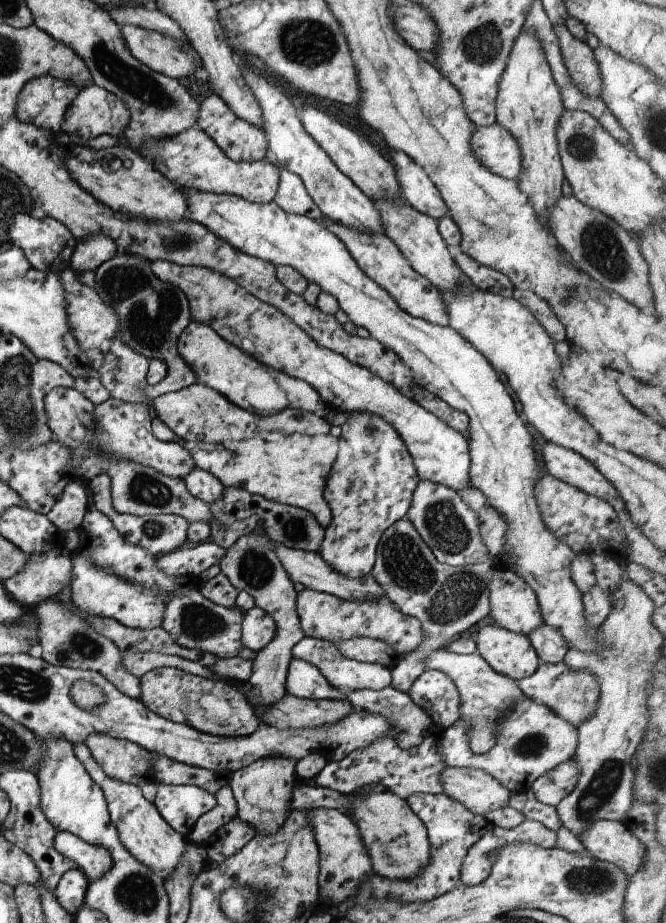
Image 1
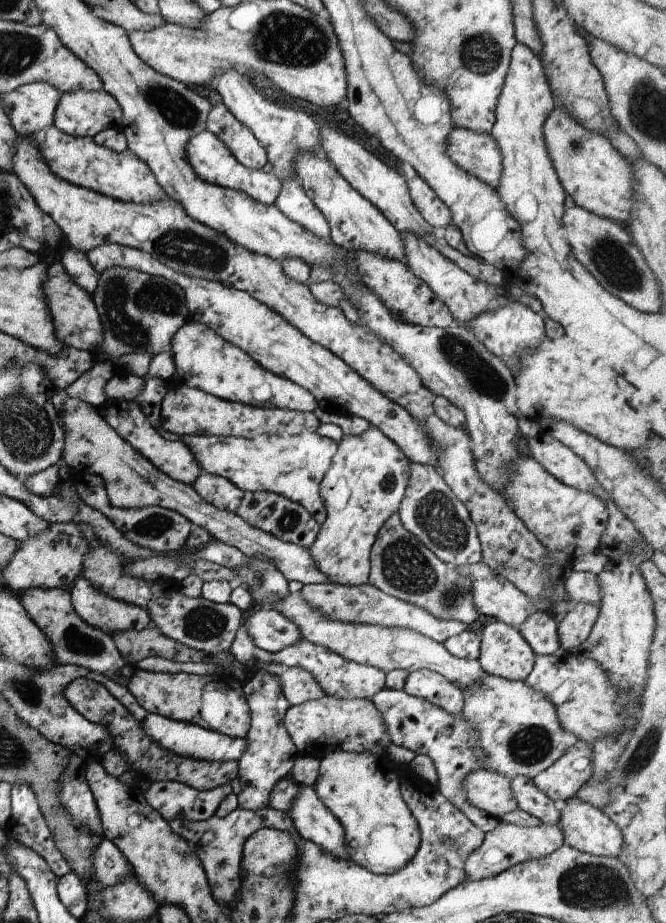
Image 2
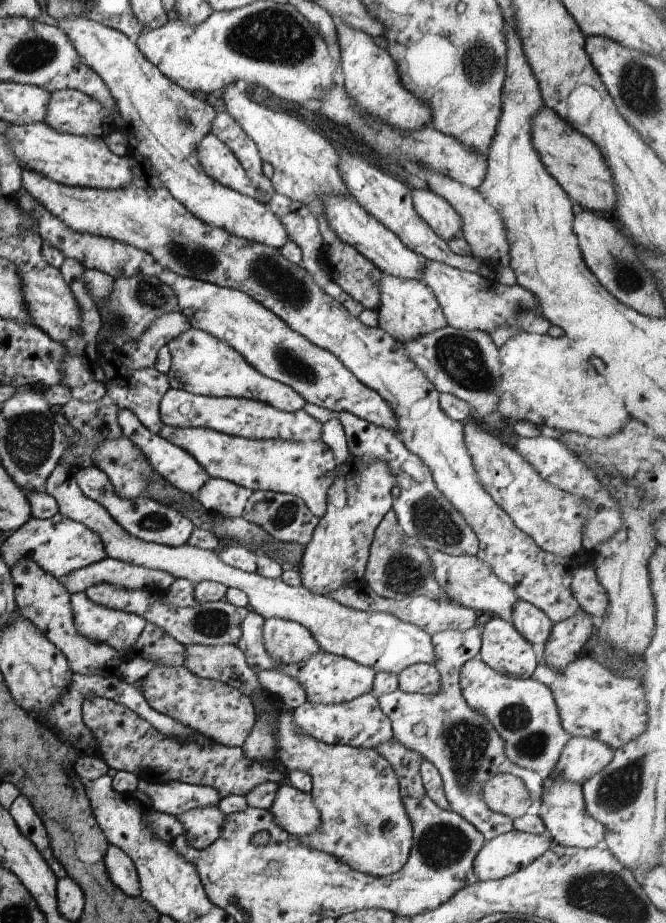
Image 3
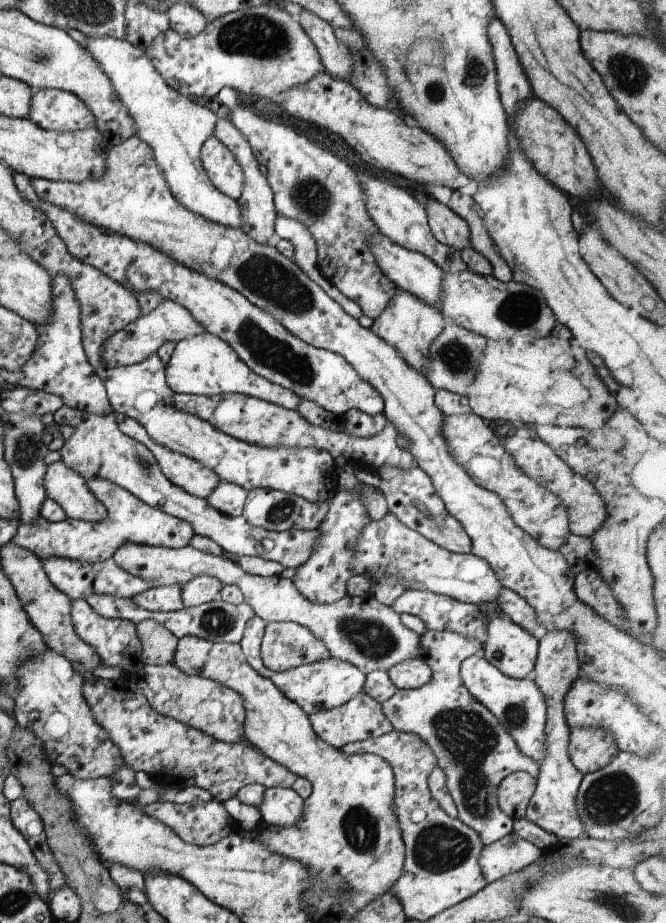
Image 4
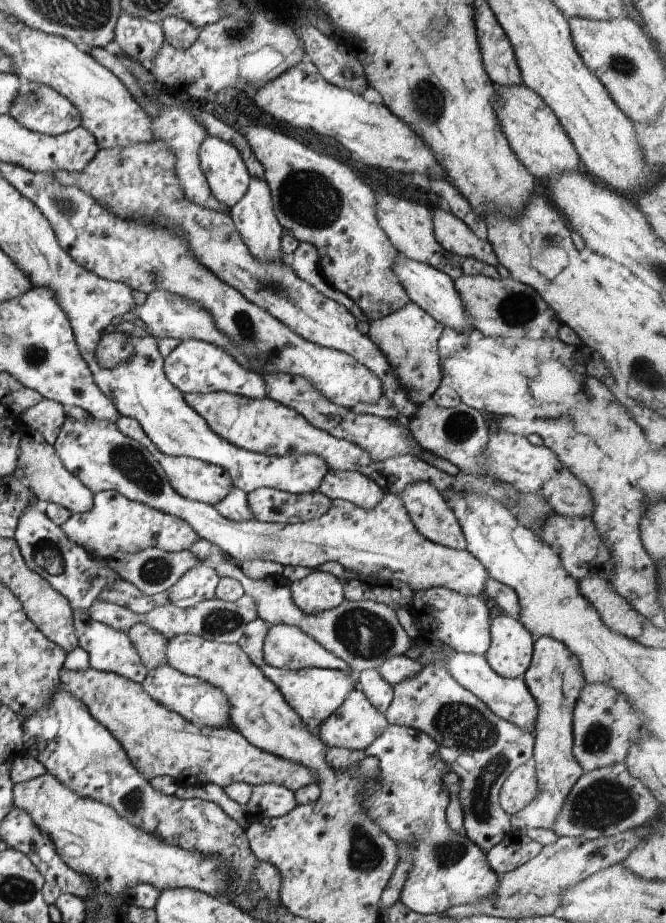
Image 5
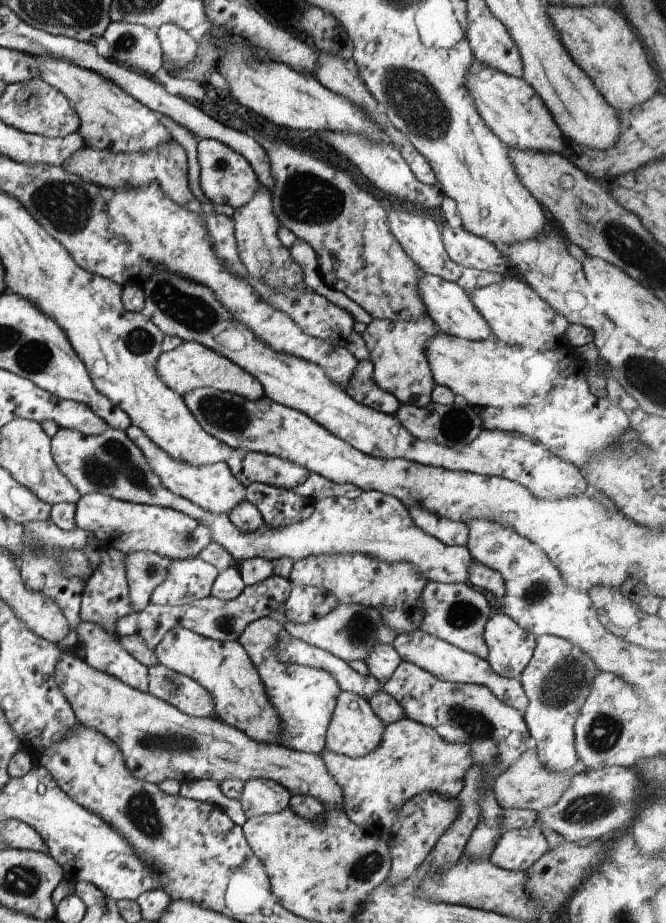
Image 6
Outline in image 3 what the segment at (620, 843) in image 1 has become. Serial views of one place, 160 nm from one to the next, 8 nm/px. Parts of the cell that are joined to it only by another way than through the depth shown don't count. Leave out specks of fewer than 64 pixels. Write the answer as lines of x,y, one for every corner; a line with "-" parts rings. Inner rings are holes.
550,777
544,782
543,798
541,798
536,816
539,816
539,820
543,822
543,827
551,836
554,845
579,849
591,849
601,845
604,840
603,836
605,836
605,828
593,816
587,814
580,785
571,784
559,778
550,780

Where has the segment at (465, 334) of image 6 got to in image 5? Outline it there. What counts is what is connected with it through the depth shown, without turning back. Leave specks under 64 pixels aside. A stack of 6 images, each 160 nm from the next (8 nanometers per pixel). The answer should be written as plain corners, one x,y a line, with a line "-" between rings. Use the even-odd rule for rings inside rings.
399,254
393,260
393,273
397,276
399,284
403,286
404,292
410,299
411,303
417,304
424,312
427,312
433,320
443,324
444,328
451,328
451,330
461,330
464,332
472,330
467,316
463,316
463,308
454,290
453,281
449,276
441,273
439,270
428,266
426,263
406,258
404,255

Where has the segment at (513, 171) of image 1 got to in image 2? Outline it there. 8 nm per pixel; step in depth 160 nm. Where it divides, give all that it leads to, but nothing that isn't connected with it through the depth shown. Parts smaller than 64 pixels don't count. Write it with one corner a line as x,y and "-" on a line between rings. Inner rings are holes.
454,128
447,138
447,156
467,174
496,188
501,176
501,152
488,133

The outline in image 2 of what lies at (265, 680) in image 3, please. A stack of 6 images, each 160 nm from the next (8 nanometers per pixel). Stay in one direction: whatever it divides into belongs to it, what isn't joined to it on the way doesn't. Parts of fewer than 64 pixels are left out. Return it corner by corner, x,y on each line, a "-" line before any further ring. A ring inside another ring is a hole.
270,663
263,672
273,674
279,680
283,695
289,705
296,706
307,700
317,700
325,696
325,692
317,686
315,678
303,668
282,668
277,663

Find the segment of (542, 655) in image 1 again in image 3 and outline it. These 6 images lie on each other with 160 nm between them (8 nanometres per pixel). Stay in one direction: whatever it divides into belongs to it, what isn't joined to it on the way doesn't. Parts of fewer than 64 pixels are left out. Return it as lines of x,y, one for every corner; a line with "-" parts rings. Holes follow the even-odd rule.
517,599
511,612
512,626
529,644
545,644
553,624
533,604

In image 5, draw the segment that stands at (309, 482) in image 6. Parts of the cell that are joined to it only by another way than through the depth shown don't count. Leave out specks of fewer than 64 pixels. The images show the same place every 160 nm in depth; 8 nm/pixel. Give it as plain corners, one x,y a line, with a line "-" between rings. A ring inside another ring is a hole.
356,471
326,472
317,491
329,499
351,502
363,510
373,509
385,496
373,480

